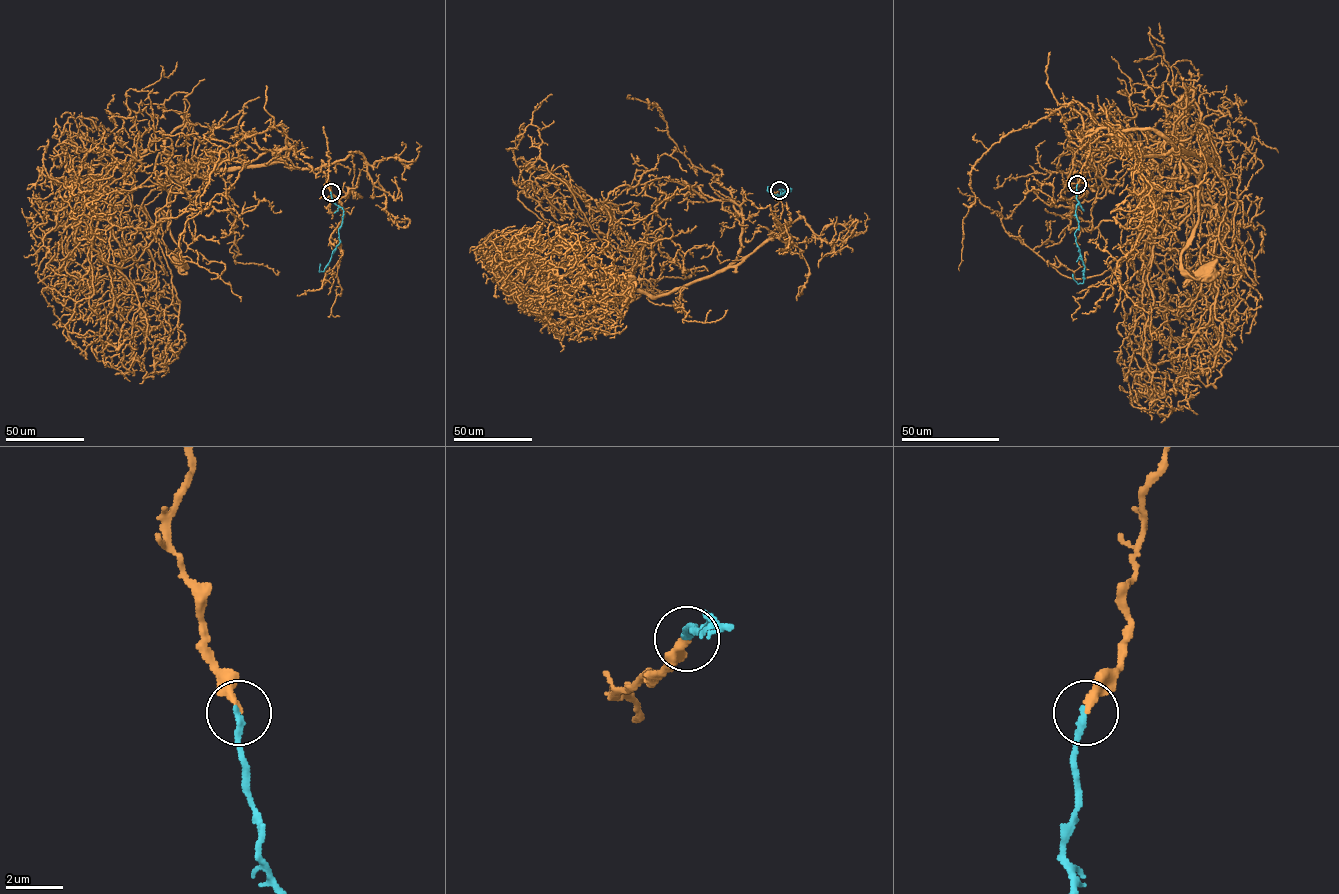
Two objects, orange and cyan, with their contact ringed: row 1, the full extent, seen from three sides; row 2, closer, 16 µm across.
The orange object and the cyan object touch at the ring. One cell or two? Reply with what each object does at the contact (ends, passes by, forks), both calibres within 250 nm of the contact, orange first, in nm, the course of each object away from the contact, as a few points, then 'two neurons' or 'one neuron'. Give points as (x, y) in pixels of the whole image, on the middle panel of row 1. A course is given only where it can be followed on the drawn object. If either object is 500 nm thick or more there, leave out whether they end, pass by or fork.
orange ends | cyan ends | 260/240 nm | orange via (778, 190), (774, 232), (739, 263), (656, 296), (616, 287), (628, 274), (633, 280), (626, 296) | cyan via (779, 190), (791, 189), (786, 188), (788, 191), (778, 196), (772, 195), (768, 186) | one neuron

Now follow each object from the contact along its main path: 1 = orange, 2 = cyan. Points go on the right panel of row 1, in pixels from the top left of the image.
1: (1077, 184), (1100, 136), (1141, 156), (1171, 148), (1204, 156), (1198, 224), (1181, 266), (1192, 277), (1209, 271)
2: (1077, 184), (1078, 228), (1075, 237), (1084, 267), (1083, 282), (1077, 283), (1072, 274)

